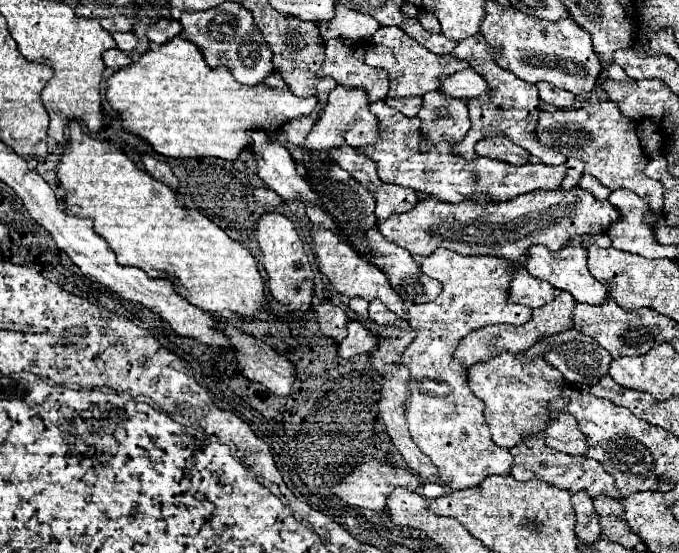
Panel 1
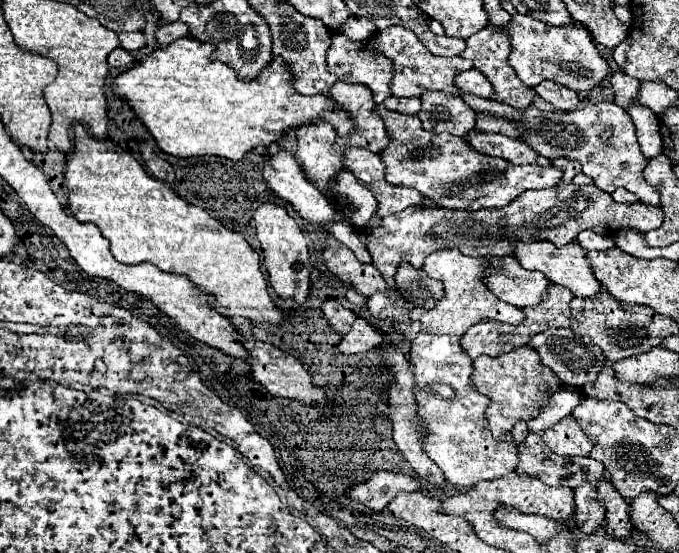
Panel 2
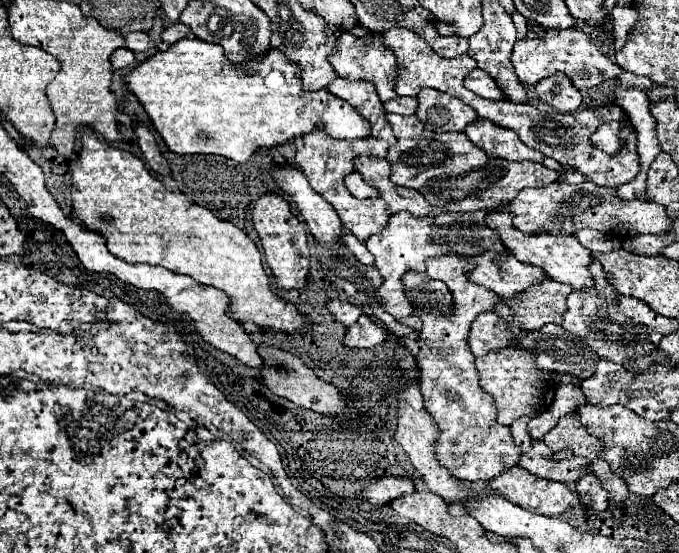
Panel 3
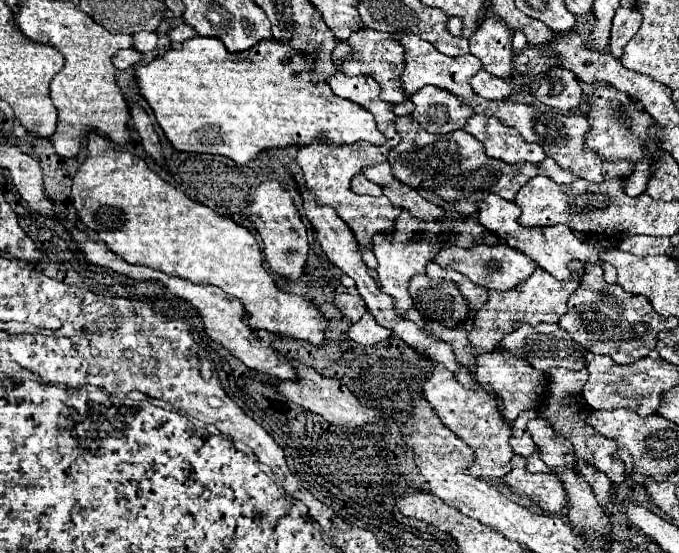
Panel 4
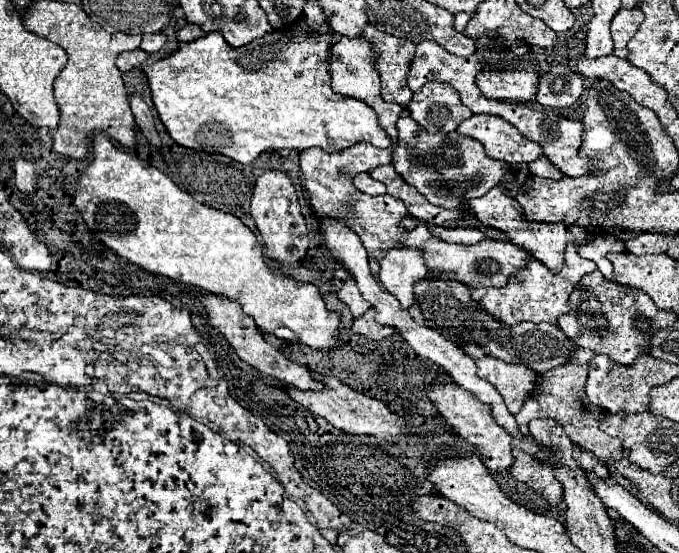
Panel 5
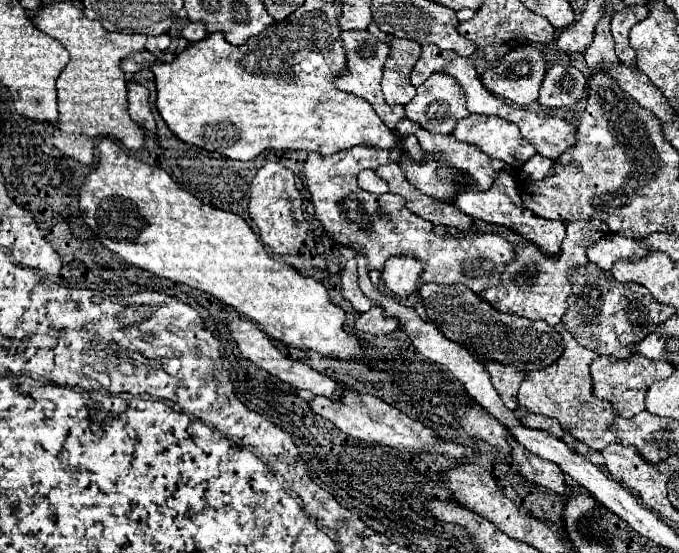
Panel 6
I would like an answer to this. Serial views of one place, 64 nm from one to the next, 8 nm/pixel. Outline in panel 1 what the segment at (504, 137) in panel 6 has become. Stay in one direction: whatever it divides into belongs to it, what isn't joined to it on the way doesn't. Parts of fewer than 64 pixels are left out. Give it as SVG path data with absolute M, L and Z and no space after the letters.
M494 136L494 138L484 138L476 144L478 156L486 156L492 160L508 162L514 166L522 166L528 162L528 152L520 146L516 146L510 138L506 136Z

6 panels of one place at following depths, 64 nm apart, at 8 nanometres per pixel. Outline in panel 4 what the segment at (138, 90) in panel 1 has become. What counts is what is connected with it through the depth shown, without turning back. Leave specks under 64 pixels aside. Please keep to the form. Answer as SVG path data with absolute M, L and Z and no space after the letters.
M196 36L196 38L190 38L178 46L174 46L172 50L164 52L162 56L154 58L150 64L144 64L140 68L134 70L134 78L138 82L138 88L140 88L140 94L144 96L144 100L150 104L154 116L156 116L156 122L160 124L160 128L164 130L166 138L170 140L170 144L180 150L180 152L206 152L206 154L220 154L220 156L228 156L232 158L236 164L246 164L250 162L258 152L262 150L268 150L268 148L284 148L284 146L290 146L290 144L310 144L314 142L316 138L322 138L322 140L328 140L330 144L352 144L352 142L358 142L358 140L366 140L370 144L384 144L386 138L384 134L380 134L376 130L376 122L372 118L372 114L368 114L364 108L358 108L354 102L348 102L340 96L336 96L328 84L322 84L318 82L316 86L310 82L310 74L312 74L312 60L308 56L300 56L296 54L292 48L288 48L286 44L280 44L276 40L264 40L262 44L256 44L252 46L250 50L246 52L238 52L238 54L230 54L226 52L224 44L216 38L202 38L202 36Z

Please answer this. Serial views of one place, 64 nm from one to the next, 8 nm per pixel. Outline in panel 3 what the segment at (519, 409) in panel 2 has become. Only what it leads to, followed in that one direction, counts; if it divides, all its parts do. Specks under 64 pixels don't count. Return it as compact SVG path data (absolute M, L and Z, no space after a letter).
M504 348L498 352L490 352L486 356L476 358L476 370L480 376L480 386L484 392L488 392L494 398L496 404L496 422L510 426L516 418L528 416L534 418L542 414L552 398L554 398L554 380L552 374L546 370L540 370L536 366L536 354L528 352L524 348Z

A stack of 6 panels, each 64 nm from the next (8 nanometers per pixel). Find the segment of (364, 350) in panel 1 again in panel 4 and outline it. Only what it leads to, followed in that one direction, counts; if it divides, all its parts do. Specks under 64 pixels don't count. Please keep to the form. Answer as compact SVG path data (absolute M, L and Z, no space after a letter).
M364 314L356 324L350 326L348 330L348 338L358 342L358 344L364 344L364 346L374 346L382 340L386 340L392 332L380 324L376 324L374 316L372 314Z

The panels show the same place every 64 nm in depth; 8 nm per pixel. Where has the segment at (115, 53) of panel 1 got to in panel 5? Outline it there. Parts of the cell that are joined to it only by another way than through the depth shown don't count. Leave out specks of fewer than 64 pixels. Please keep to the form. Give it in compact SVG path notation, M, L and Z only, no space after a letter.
M140 49L125 51L118 56L116 66L120 68L120 72L128 72L143 64L148 58L149 54Z

